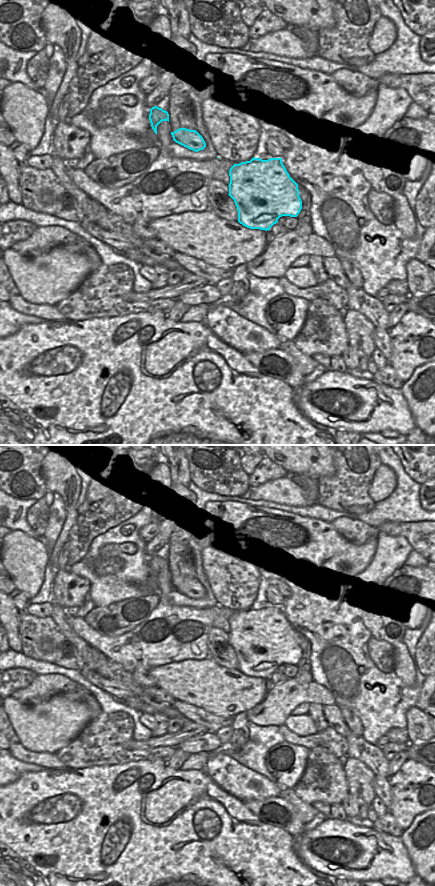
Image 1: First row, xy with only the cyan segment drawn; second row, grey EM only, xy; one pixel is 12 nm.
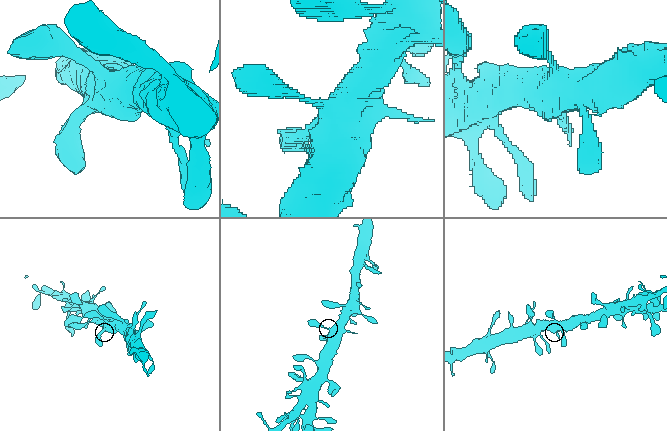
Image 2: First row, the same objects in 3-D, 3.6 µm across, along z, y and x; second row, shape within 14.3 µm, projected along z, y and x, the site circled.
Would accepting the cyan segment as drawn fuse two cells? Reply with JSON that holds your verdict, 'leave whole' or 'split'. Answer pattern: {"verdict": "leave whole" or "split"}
{"verdict": "leave whole"}

